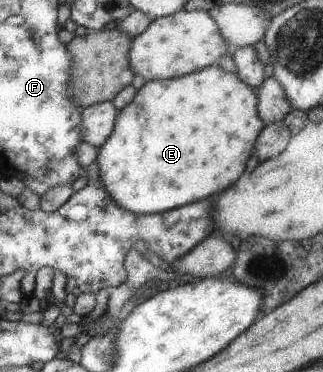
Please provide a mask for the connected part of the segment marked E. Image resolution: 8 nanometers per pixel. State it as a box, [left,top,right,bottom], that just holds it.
[96,64,265,215]

